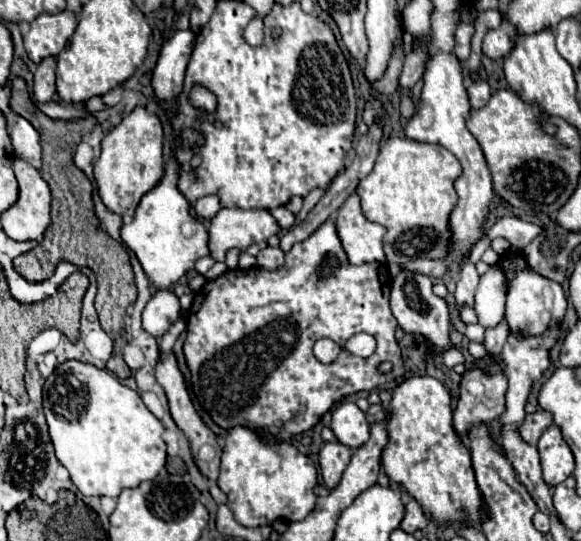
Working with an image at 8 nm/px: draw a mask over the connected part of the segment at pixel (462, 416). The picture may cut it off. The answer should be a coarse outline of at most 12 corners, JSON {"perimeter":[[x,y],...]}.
{"perimeter":[[499,363],[461,377],[455,431],[505,411],[507,379]]}

